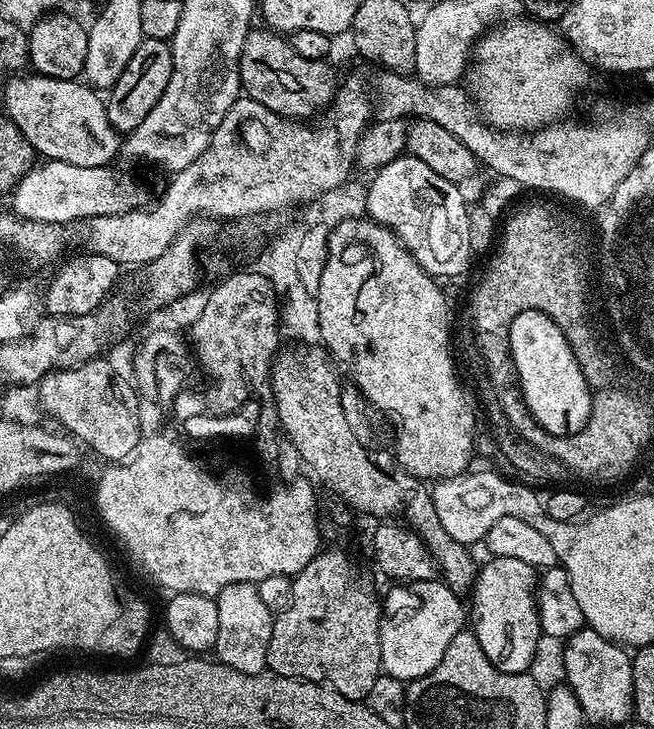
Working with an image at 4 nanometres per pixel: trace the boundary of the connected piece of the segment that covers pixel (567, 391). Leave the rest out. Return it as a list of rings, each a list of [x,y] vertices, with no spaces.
[[[522,310],[510,326],[508,345],[516,367],[516,379],[524,394],[524,404],[538,426],[552,436],[581,432],[592,413],[593,389],[583,376],[572,346],[559,326],[545,312]]]

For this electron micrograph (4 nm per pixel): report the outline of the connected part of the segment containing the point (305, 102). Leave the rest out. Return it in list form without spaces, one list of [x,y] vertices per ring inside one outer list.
[[[264,26],[248,31],[240,54],[240,82],[243,91],[254,102],[262,102],[270,110],[293,120],[307,121],[312,112],[323,113],[337,93],[338,78],[332,73],[331,63],[302,58],[294,50],[291,39]]]

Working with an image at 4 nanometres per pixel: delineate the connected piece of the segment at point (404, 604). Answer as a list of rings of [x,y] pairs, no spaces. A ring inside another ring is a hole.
[[[433,578],[430,580],[413,580],[407,586],[396,586],[388,597],[383,597],[382,600],[382,615],[380,618],[380,667],[383,675],[393,676],[405,682],[411,682],[422,678],[426,674],[430,674],[430,670],[434,670],[434,666],[438,666],[438,662],[442,662],[442,654],[446,654],[446,646],[450,646],[450,641],[453,640],[454,634],[458,634],[466,624],[466,604],[454,590],[450,590],[447,584],[439,579]]]

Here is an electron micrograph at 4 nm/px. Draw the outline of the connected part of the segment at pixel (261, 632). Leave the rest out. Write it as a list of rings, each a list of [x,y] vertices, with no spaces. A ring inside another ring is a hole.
[[[234,582],[214,598],[218,606],[218,638],[214,656],[238,674],[258,674],[267,669],[266,646],[270,646],[274,613],[263,605],[253,582]]]

